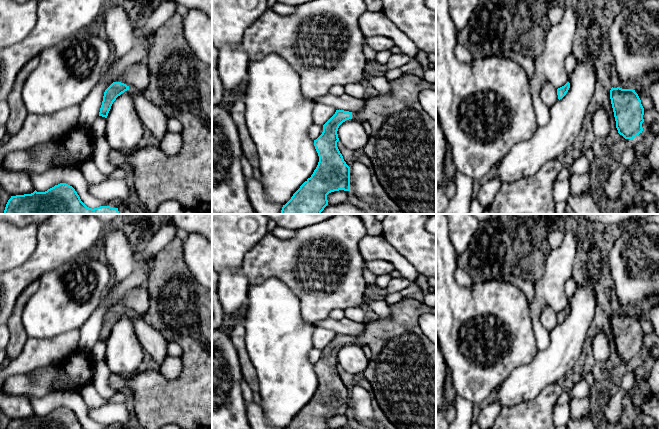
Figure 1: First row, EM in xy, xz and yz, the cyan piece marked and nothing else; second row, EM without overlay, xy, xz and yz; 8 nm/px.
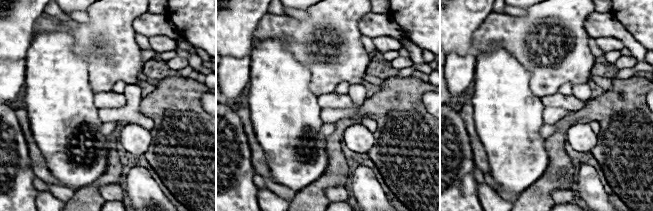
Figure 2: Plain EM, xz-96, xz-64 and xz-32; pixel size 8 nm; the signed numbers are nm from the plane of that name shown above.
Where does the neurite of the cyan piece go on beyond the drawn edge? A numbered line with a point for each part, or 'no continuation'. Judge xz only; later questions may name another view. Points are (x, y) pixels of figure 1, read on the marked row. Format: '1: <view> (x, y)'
1: xz (402, 147)

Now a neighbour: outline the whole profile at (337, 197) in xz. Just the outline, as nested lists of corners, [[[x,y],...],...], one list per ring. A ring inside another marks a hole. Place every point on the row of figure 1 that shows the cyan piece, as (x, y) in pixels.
[[[339,190],[327,195],[328,204],[338,205],[347,202],[349,191]]]

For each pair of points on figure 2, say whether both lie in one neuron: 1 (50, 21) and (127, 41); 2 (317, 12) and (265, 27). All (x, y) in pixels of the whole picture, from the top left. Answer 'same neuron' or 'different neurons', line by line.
1: same neuron
2: same neuron

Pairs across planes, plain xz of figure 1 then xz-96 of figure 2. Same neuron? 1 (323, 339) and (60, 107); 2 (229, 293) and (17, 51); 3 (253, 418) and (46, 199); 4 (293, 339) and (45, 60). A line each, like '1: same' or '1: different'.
1: different
2: different
3: same
4: same

